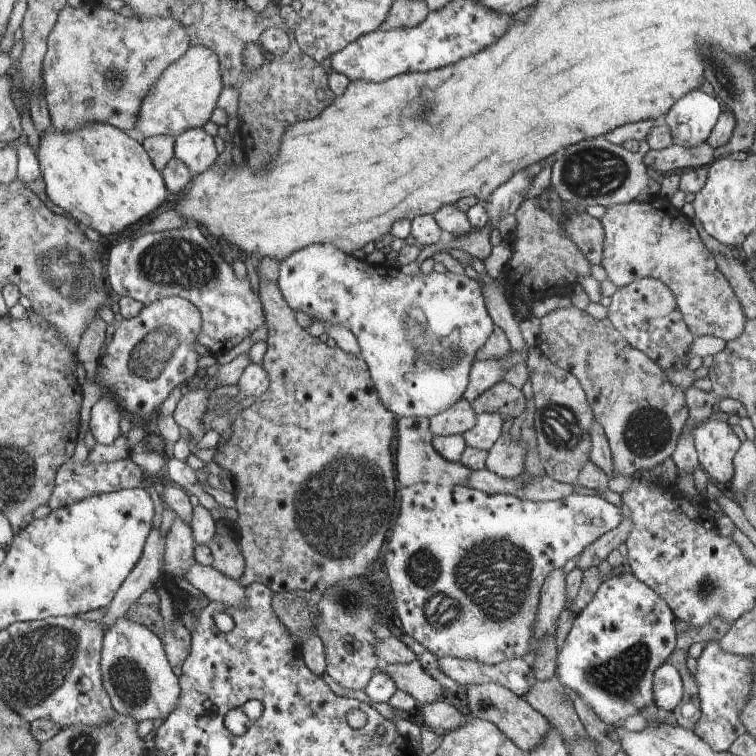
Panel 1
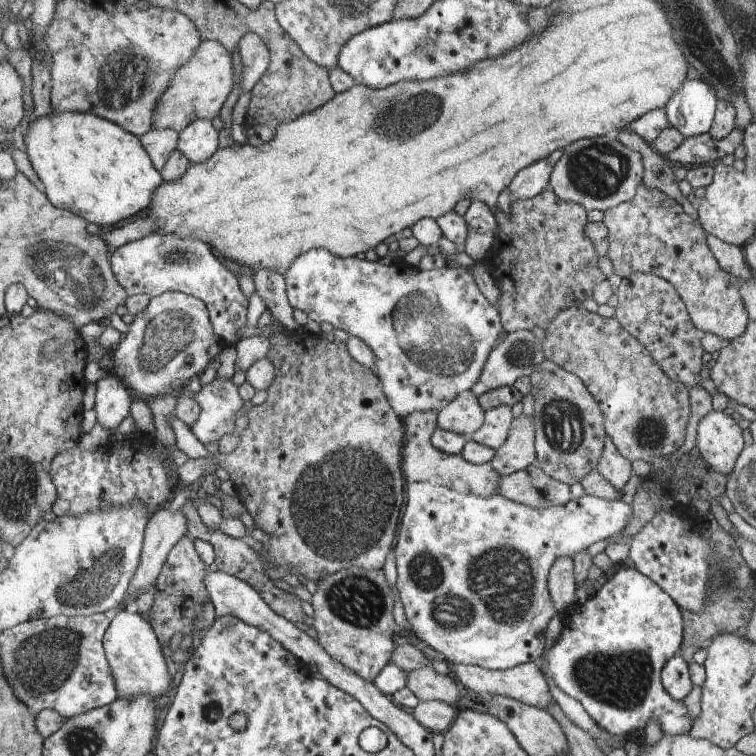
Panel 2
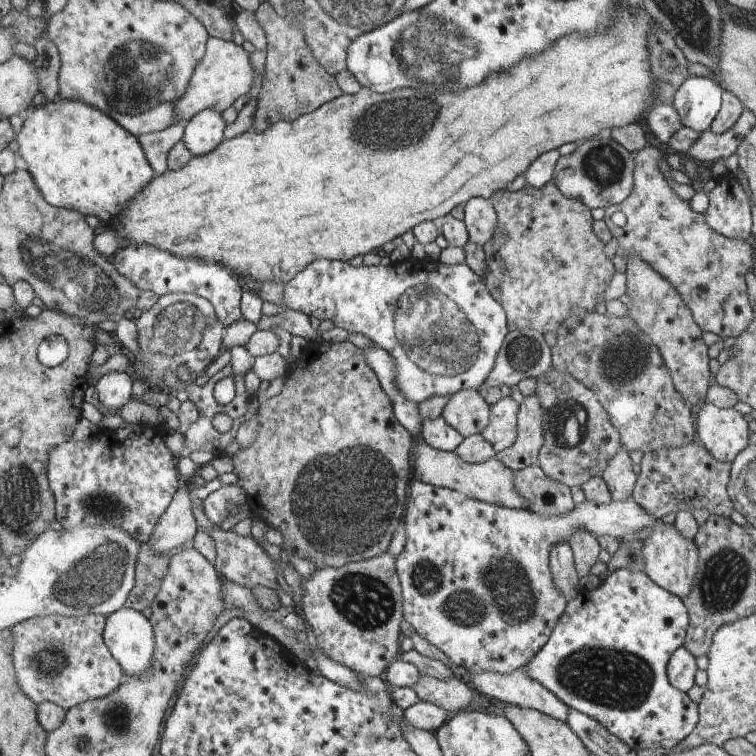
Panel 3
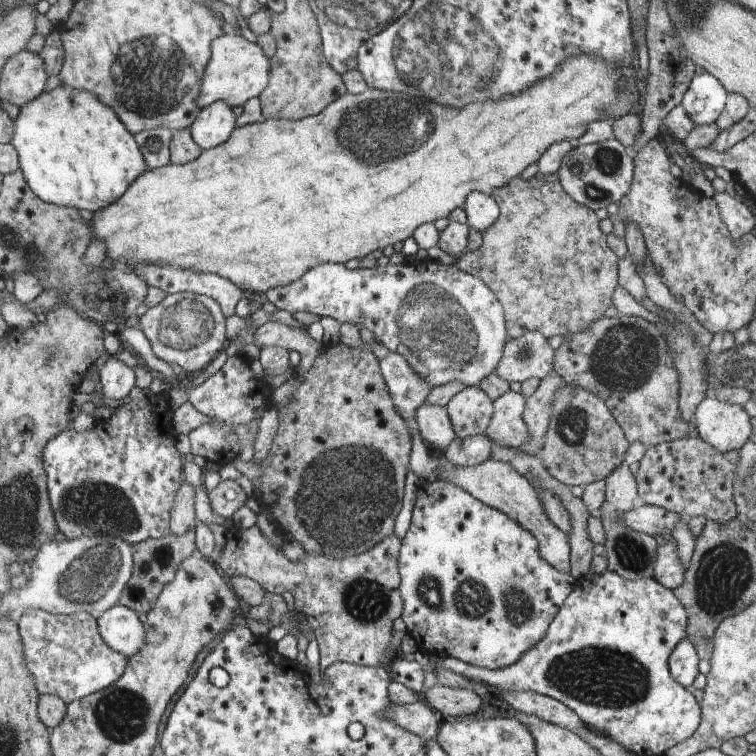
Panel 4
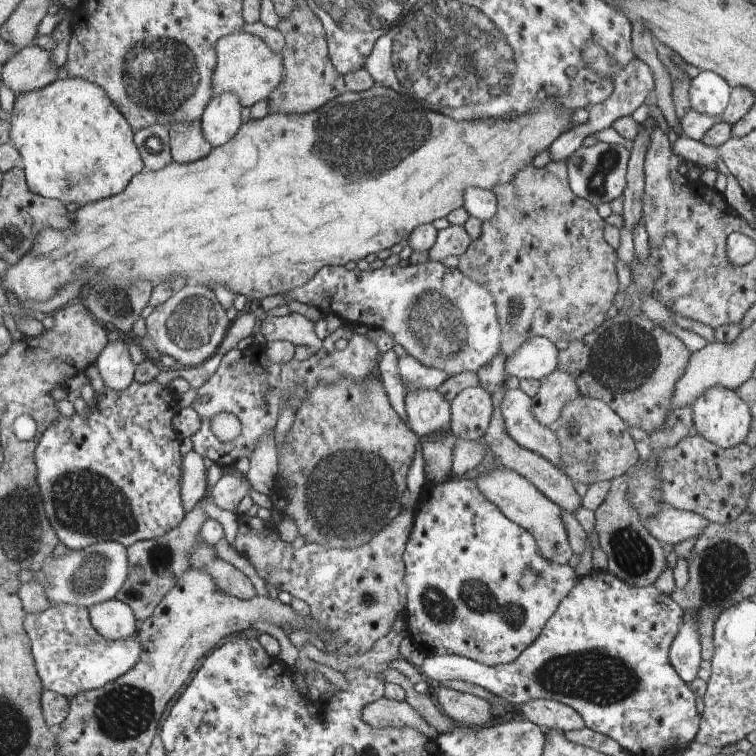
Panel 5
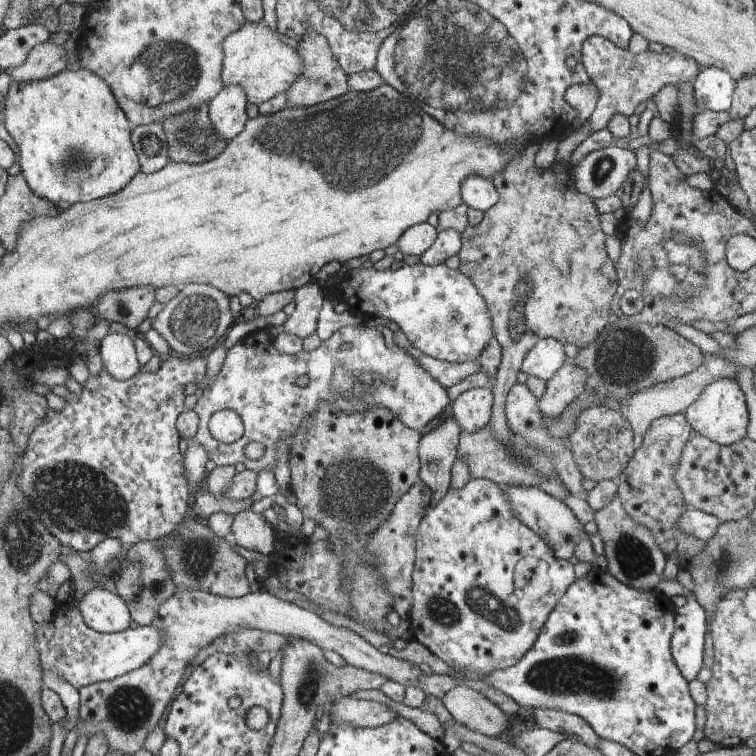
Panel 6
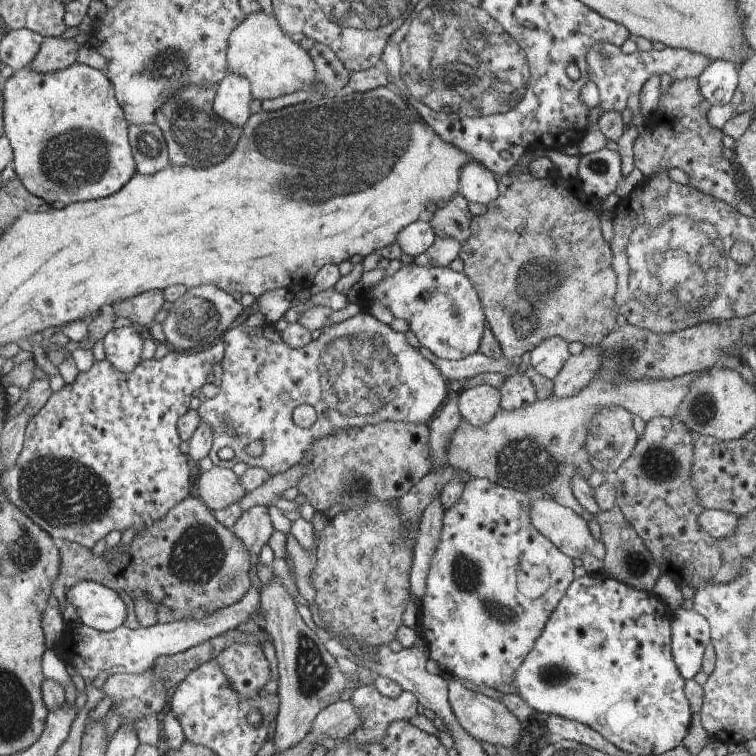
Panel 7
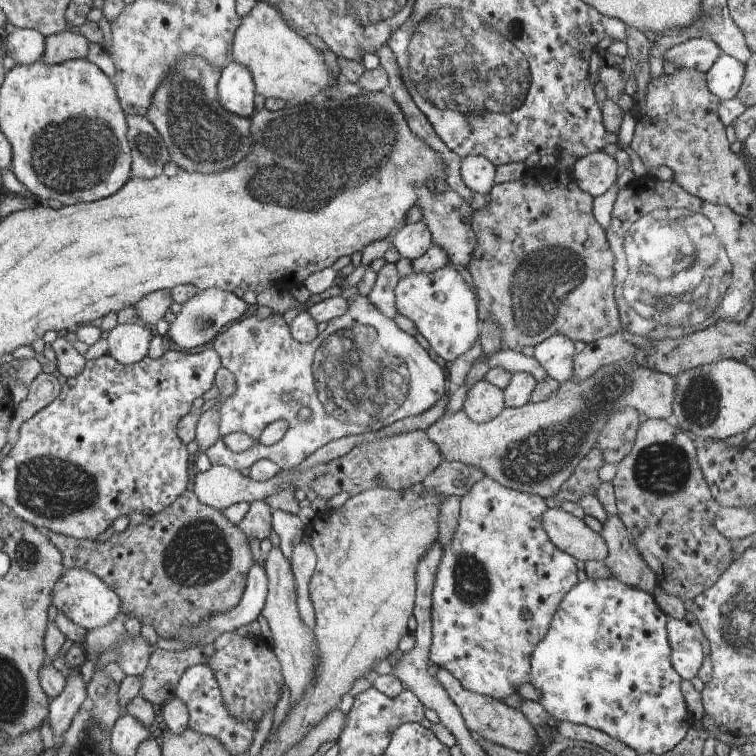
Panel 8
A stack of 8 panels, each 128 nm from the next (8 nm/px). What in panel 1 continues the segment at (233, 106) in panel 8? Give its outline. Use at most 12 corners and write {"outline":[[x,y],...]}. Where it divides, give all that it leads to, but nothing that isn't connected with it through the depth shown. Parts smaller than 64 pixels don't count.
{"outline":[[194,128],[175,138],[174,157],[200,175],[218,152],[212,136]]}

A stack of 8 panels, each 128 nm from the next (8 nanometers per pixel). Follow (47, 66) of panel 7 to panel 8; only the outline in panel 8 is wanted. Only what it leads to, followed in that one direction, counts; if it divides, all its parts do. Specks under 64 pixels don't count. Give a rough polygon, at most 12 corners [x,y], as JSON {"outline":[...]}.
{"outline":[[70,28],[45,37],[42,61],[85,59],[91,43]]}

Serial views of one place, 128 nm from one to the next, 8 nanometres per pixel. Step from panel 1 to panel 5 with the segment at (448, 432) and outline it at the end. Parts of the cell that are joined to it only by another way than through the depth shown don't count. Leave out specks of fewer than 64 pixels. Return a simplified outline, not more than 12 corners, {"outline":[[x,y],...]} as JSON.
{"outline":[[463,390],[451,403],[450,432],[483,440],[494,418],[491,393]]}

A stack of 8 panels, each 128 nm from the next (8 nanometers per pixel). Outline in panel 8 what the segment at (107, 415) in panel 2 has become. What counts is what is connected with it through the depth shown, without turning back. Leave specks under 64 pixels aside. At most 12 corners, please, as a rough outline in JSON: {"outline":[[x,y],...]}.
{"outline":[[137,322],[117,324],[108,354],[122,364],[147,356],[153,335]]}

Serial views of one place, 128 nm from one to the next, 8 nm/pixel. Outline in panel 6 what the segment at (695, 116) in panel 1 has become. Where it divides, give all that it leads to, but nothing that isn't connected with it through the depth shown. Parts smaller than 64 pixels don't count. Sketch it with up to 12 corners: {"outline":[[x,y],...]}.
{"outline":[[705,67],[692,83],[698,110],[729,110],[736,81]]}

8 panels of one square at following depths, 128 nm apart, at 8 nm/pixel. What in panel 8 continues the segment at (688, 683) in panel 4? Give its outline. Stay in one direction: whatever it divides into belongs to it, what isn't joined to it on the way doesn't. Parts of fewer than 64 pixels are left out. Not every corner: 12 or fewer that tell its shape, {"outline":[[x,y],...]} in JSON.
{"outline":[[674,618],[672,664],[692,680],[704,661],[699,624]]}

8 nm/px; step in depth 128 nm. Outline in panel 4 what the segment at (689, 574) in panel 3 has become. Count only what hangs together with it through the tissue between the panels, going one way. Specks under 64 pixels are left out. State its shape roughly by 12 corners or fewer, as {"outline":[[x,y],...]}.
{"outline":[[674,544],[657,545],[653,578],[672,590],[686,569]]}

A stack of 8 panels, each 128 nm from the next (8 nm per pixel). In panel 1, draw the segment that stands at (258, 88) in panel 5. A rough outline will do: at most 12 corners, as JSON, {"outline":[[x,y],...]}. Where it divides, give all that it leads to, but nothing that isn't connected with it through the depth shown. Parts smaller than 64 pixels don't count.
{"outline":[[192,46],[157,77],[135,129],[176,138],[222,92],[214,50]]}

